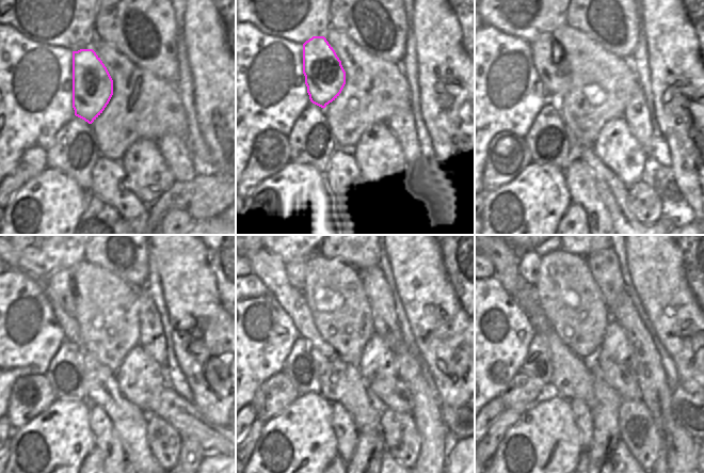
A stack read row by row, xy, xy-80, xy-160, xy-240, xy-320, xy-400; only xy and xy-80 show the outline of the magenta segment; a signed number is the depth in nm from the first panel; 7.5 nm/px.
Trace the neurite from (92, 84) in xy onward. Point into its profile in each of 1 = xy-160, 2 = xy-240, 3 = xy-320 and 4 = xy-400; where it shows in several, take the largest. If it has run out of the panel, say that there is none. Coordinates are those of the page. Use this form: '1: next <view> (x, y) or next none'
1: next xy-160 (554, 72)
2: next xy-240 (60, 290)
3: next xy-320 (296, 270)
4: next xy-400 (528, 262)

